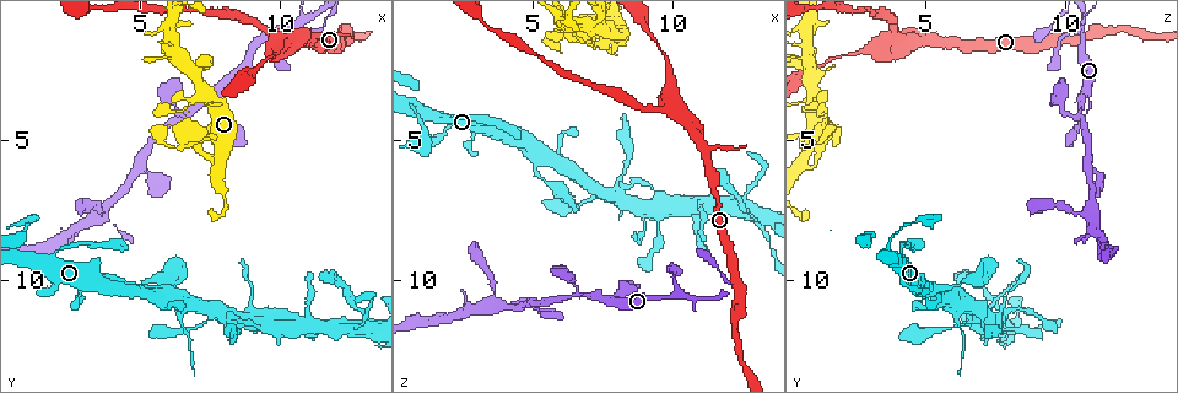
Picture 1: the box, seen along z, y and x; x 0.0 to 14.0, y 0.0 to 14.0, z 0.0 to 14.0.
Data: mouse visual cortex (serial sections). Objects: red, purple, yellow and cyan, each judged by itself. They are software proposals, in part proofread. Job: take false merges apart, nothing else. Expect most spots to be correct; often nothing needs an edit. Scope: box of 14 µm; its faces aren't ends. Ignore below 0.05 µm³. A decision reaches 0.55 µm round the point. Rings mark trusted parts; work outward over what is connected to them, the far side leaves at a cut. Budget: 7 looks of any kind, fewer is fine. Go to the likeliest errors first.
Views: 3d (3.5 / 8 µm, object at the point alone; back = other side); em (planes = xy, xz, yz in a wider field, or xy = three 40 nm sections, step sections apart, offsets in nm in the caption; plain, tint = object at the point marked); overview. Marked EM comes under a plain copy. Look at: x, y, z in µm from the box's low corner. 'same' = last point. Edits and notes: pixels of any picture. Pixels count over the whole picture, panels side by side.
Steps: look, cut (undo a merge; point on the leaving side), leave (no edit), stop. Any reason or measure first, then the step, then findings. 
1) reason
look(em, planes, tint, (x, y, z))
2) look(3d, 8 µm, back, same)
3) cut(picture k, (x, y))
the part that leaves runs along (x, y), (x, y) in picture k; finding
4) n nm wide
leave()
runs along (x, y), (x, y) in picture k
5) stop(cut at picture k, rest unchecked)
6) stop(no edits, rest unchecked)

two arms at a narrow angle
look(3d, 8 µm, back, (9.9, 1.5, 3.6))

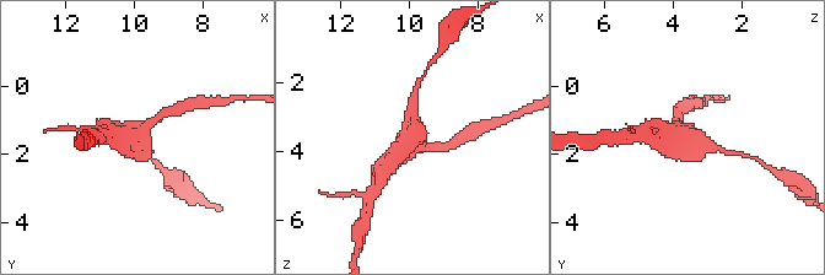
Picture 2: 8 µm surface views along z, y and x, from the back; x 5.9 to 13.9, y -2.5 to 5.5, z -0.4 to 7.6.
need the tissue
look(em, planes, tint, (10.0, 1.4, 3.7))

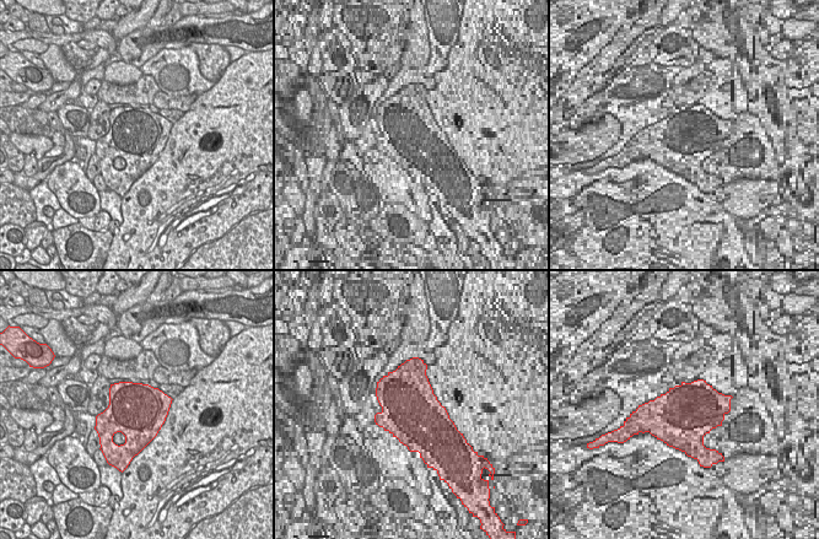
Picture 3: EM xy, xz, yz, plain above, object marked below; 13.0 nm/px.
leave()
runs along (383, 174), (406, 146), (435, 147) in picture 2; continuous, no second cell

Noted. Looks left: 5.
side arm on a straight run
look(3d, 3.5 µm, (6.5, 4.1, 10.5))

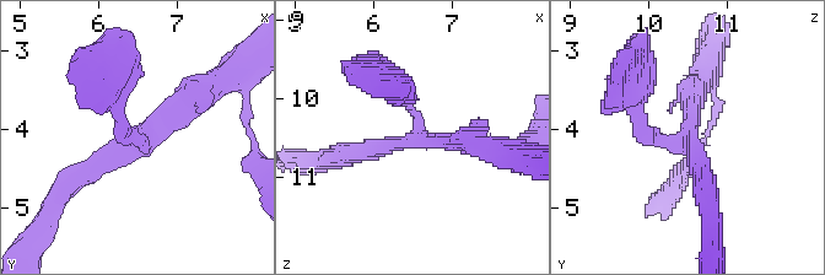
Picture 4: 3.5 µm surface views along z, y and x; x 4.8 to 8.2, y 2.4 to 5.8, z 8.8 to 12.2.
3 arms; arms of 200, 250, 350 nm
look(em, xy, step 3, tint, (6.60, 4.05, 10.55))

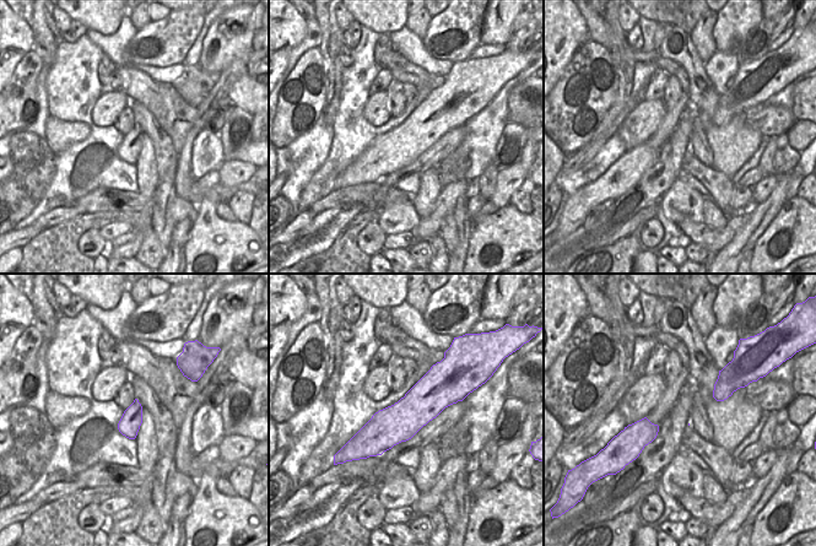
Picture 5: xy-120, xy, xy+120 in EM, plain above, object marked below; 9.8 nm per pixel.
leave()
all the same cell

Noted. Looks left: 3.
a fork
look(3d, 3.5 µm, (7.1, 2.7, 1.0))

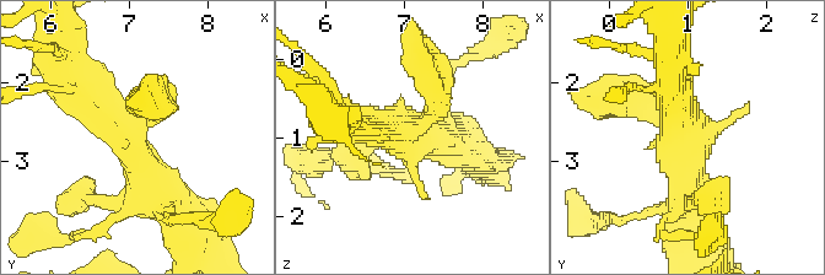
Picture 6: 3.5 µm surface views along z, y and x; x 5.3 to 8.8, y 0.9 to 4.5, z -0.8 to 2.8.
look(em, xy, step 2, tint, (6.95, 2.75, 0.90))

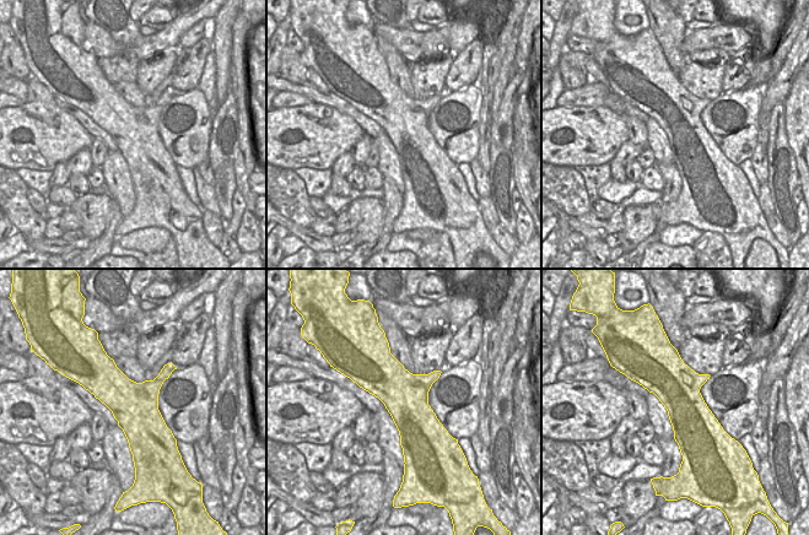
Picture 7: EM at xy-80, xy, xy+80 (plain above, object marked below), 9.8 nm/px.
cut it another way
look(em, xy, step 3, tint, same)

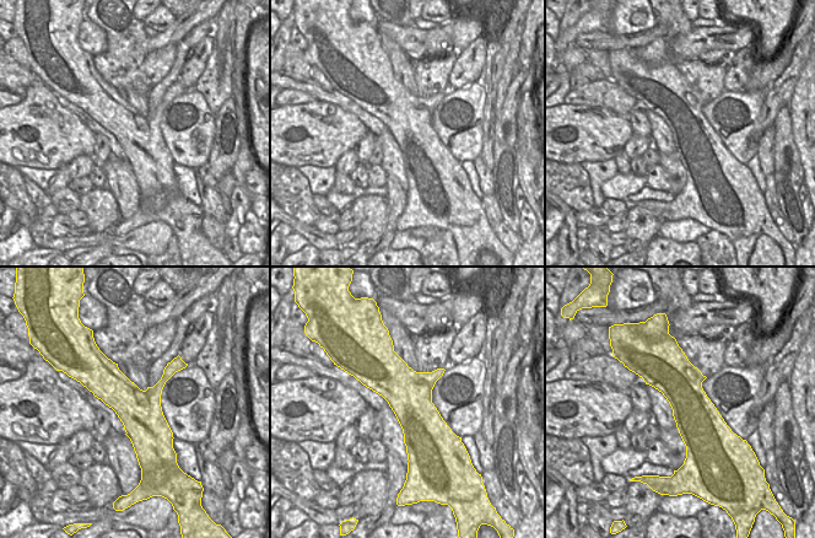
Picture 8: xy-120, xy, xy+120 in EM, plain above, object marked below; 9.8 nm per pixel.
leave()
runs along (173, 201), (68, 81) in picture 6; all the same cell

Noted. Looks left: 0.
stop(no edits, rest unchecked)

